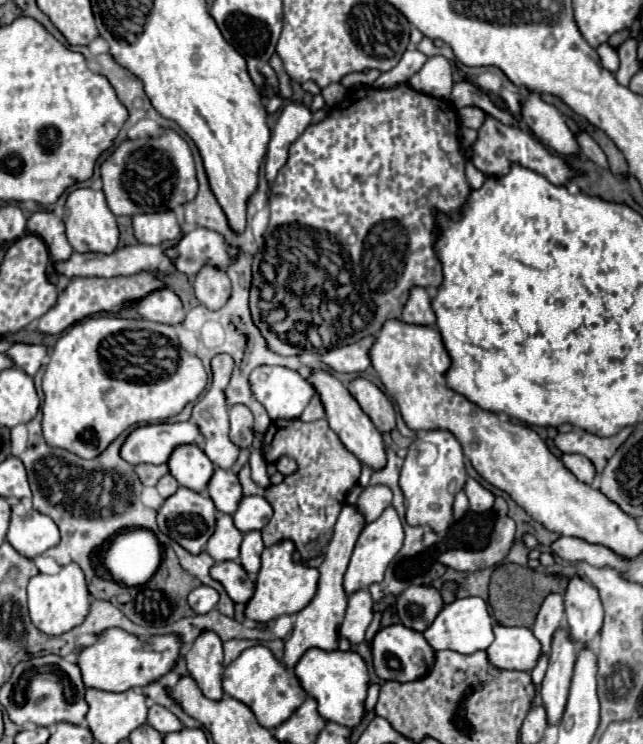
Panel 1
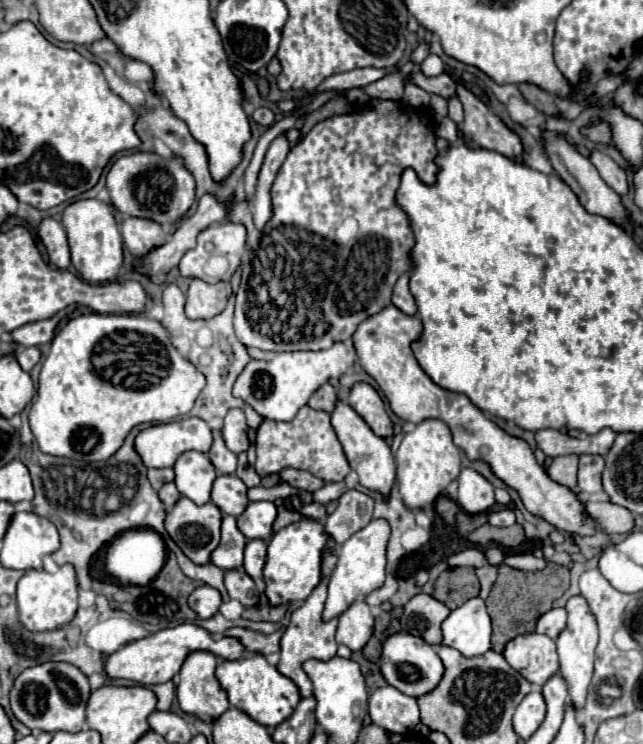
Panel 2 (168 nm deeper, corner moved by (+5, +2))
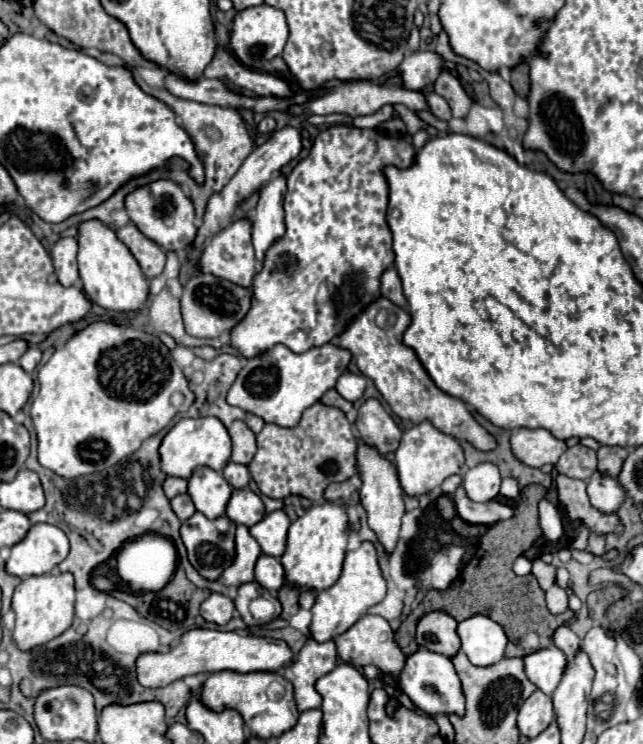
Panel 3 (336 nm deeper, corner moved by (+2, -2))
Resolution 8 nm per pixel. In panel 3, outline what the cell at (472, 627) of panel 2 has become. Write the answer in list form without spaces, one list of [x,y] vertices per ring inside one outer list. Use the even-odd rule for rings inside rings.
[[[477,614],[463,620],[457,626],[461,638],[461,650],[475,666],[497,664],[505,656],[507,636],[499,624],[491,618]]]

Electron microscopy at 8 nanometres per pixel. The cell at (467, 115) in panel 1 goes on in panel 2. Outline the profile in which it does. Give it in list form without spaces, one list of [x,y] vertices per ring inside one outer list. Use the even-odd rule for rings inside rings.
[[[458,98],[448,100],[448,116],[450,116],[456,124],[460,124],[460,122],[464,120],[464,108],[462,108],[462,104],[460,104]]]

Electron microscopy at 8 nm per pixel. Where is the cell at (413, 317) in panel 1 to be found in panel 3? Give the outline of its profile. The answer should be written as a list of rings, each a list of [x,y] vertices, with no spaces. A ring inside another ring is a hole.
[[[389,266],[389,268],[383,272],[383,276],[381,276],[381,294],[383,294],[385,298],[389,298],[393,304],[401,306],[401,308],[407,306],[407,300],[405,300],[405,296],[403,296],[403,288],[401,288],[401,284],[399,284],[399,276],[397,276],[397,272],[395,272],[393,266]]]

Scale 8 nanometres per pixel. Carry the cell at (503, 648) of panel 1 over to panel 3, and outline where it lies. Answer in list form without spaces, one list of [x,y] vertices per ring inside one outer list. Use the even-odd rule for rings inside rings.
[[[551,646],[551,648],[543,648],[539,652],[533,652],[531,656],[525,656],[525,668],[527,668],[527,676],[529,680],[547,696],[551,696],[555,692],[555,688],[559,686],[565,666],[567,666],[567,658],[563,656],[563,652],[559,652],[559,648]]]

